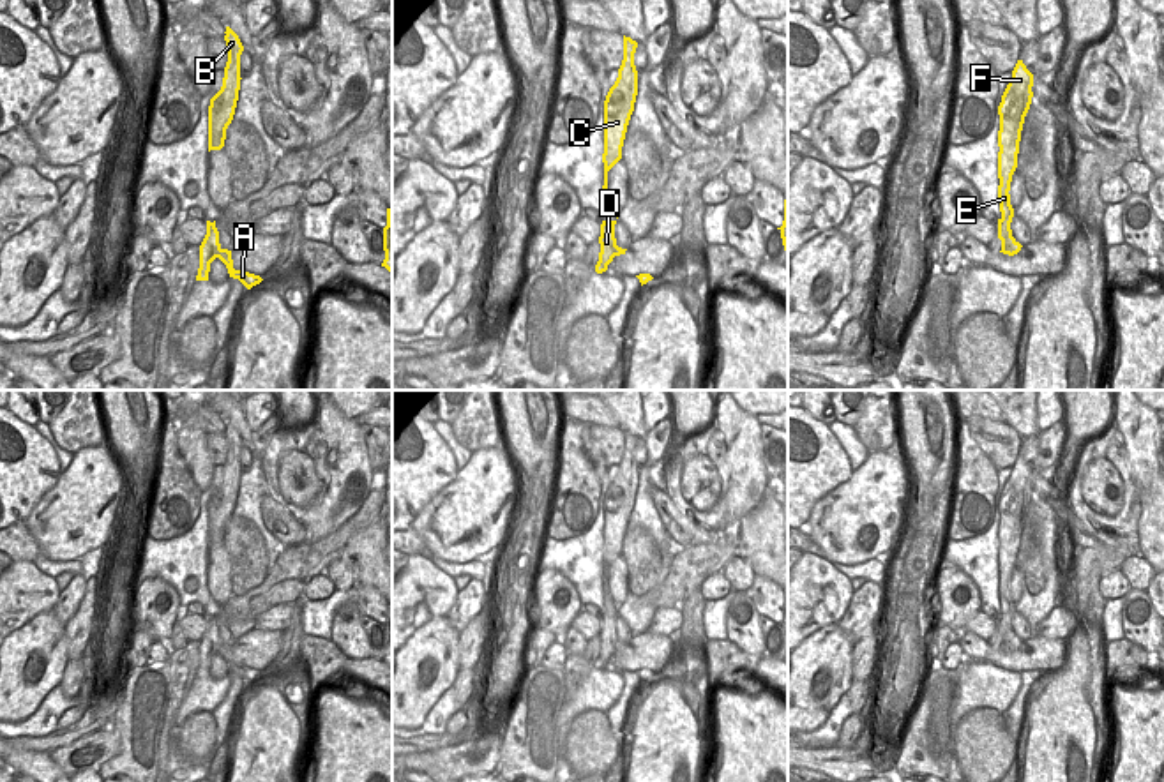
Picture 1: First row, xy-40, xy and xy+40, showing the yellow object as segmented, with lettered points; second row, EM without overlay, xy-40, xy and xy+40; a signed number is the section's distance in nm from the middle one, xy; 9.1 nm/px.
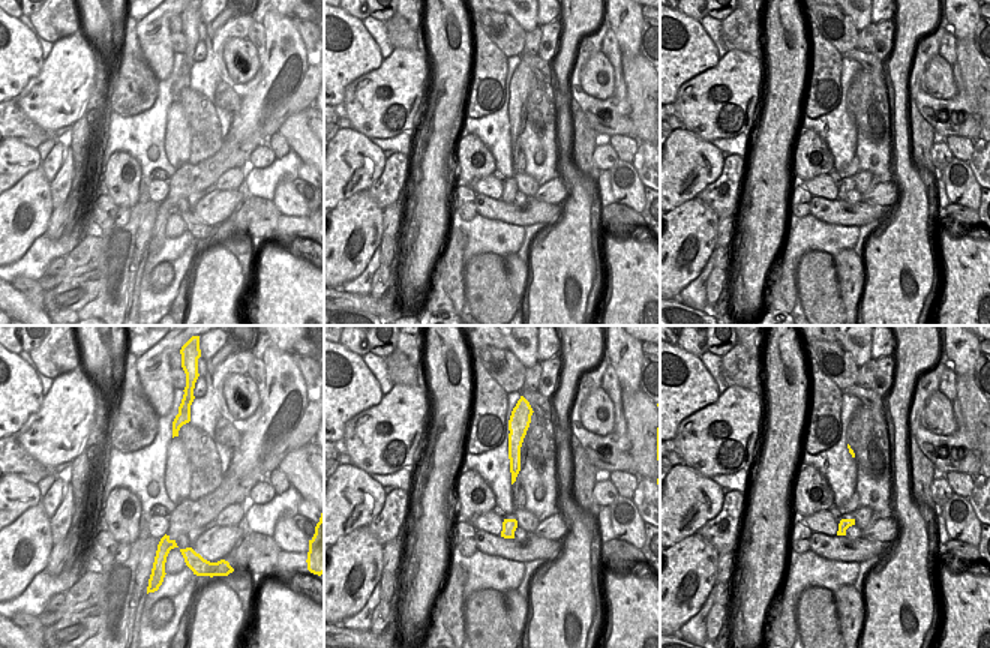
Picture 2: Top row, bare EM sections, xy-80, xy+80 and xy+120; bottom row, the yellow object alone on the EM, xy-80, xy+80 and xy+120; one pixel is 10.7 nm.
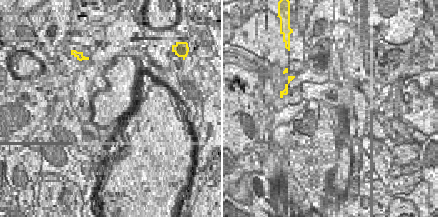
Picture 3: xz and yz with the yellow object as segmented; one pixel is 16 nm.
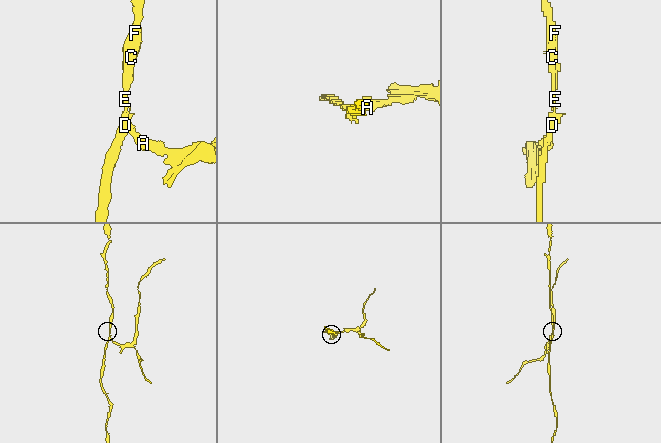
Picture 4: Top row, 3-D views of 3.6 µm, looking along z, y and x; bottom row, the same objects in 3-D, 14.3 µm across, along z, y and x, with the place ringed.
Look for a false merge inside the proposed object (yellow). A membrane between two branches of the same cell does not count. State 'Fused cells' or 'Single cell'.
Fused cells.

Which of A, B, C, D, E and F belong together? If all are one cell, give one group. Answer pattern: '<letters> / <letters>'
A / B C D E F

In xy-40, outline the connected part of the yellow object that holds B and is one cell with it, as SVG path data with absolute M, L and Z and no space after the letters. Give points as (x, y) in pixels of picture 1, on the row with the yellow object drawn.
M226 26L224 41L228 46L228 62L221 90L210 99L208 106L208 152L221 150L226 139L226 129L233 120L240 90L240 55L244 46L238 35Z

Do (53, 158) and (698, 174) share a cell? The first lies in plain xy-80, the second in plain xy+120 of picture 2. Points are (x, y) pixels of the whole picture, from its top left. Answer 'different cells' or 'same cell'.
different cells

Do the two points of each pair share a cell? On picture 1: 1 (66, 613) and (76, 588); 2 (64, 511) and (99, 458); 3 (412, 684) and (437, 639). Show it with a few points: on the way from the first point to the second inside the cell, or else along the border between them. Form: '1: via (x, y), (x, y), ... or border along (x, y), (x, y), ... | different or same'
1: via (66, 608), (73, 594) | same
2: via (76, 498), (94, 481), (94, 470) | same
3: via (417, 673), (417, 662), (430, 650) | same

